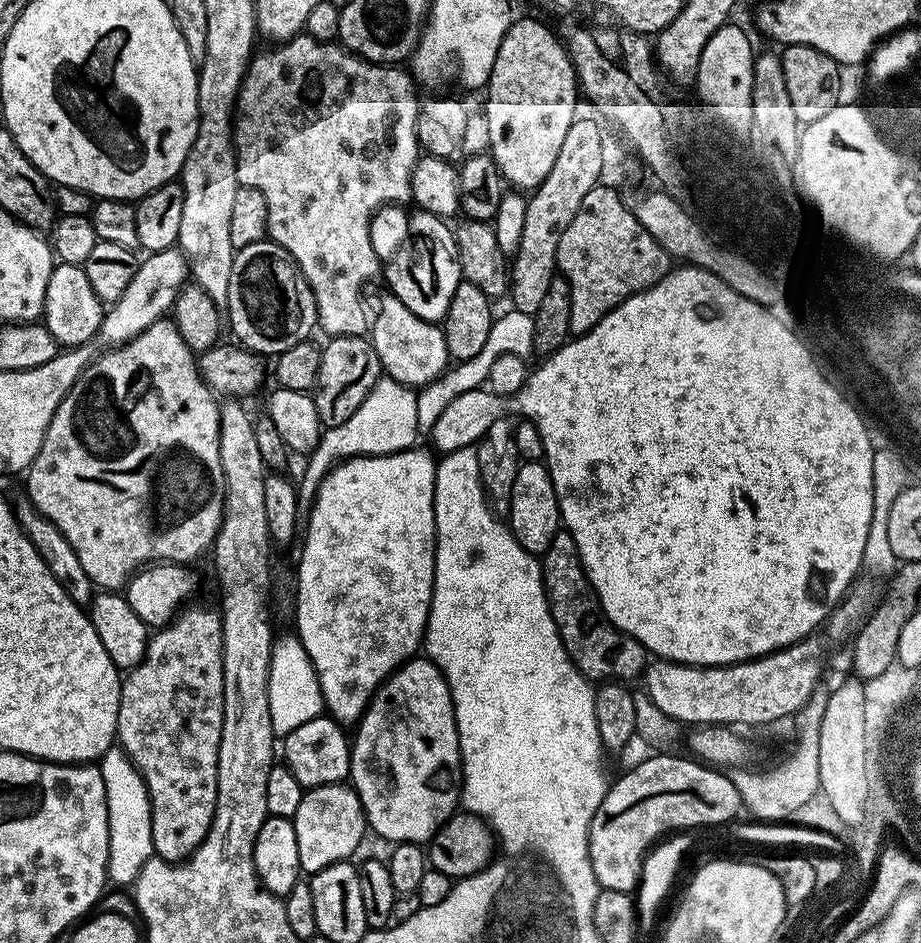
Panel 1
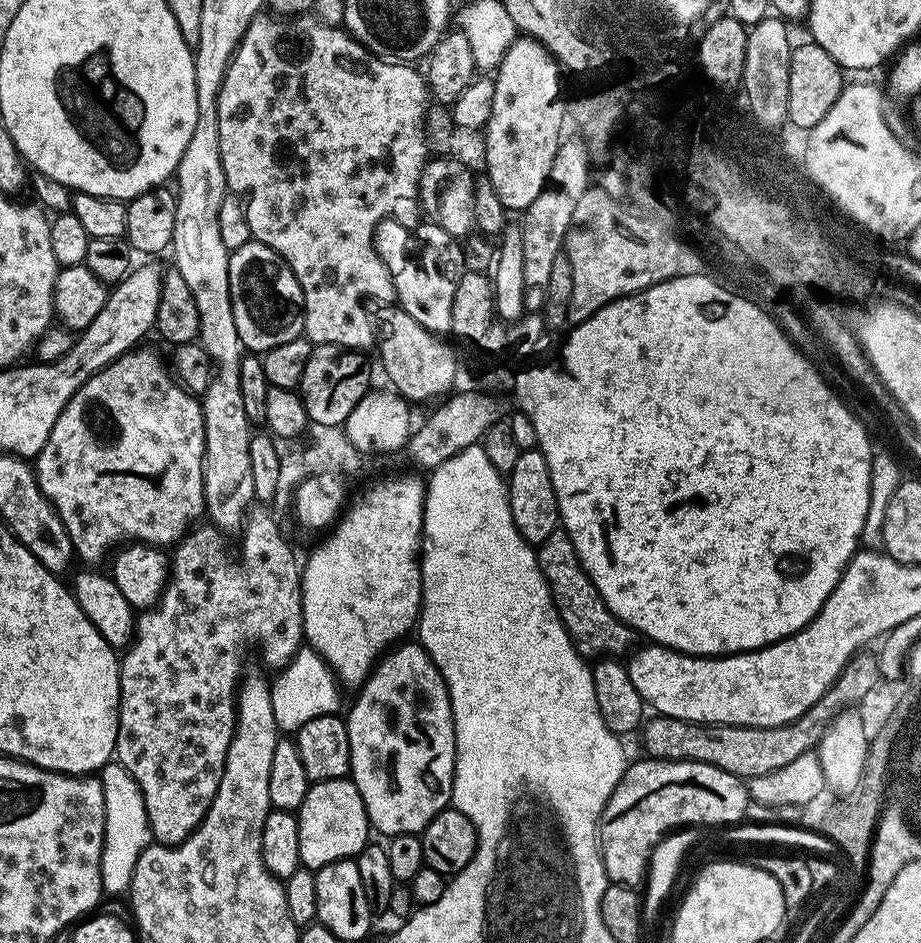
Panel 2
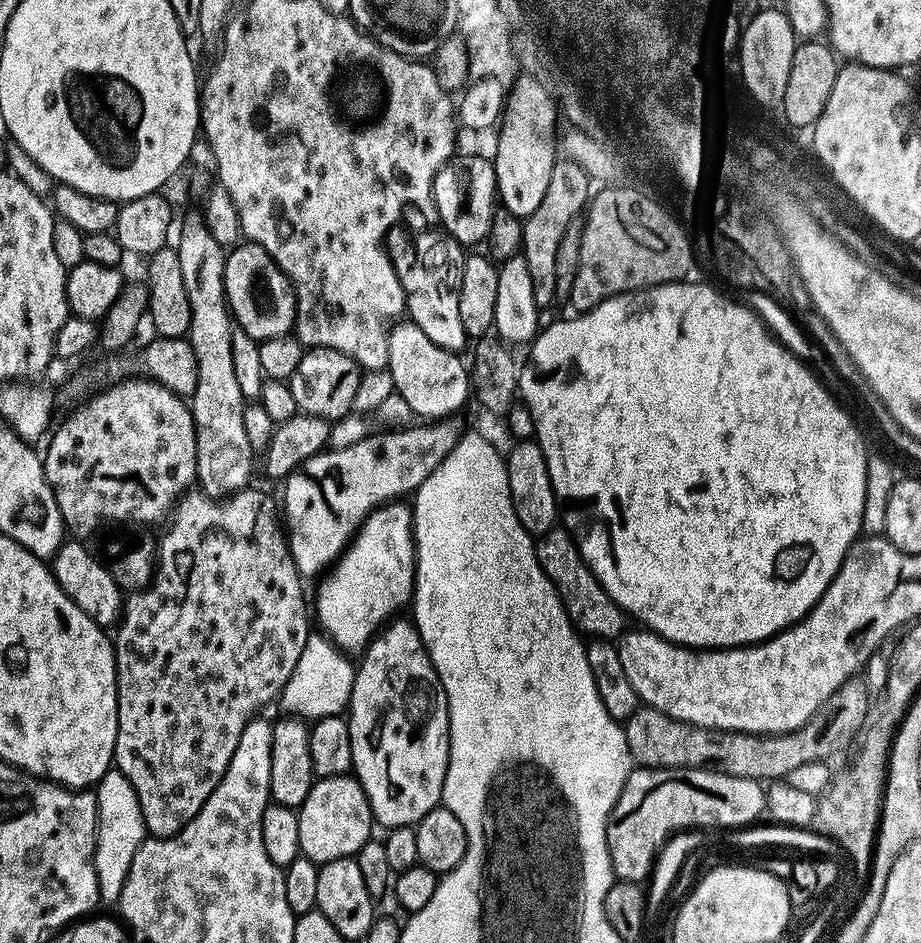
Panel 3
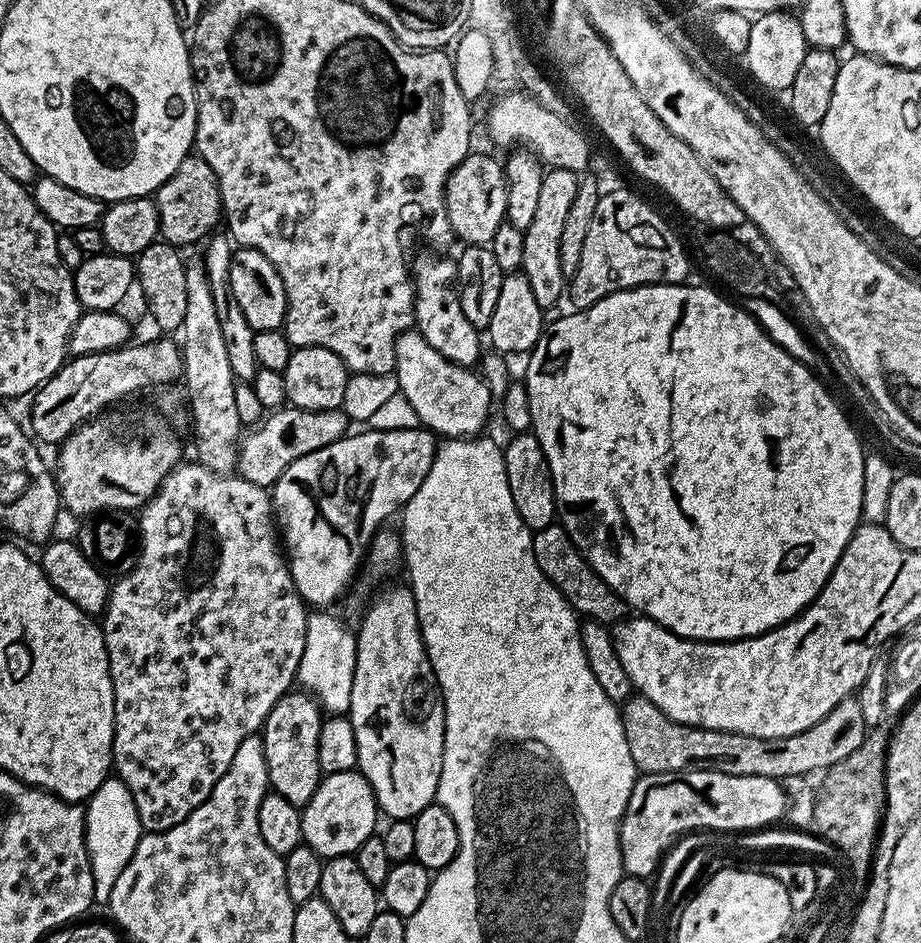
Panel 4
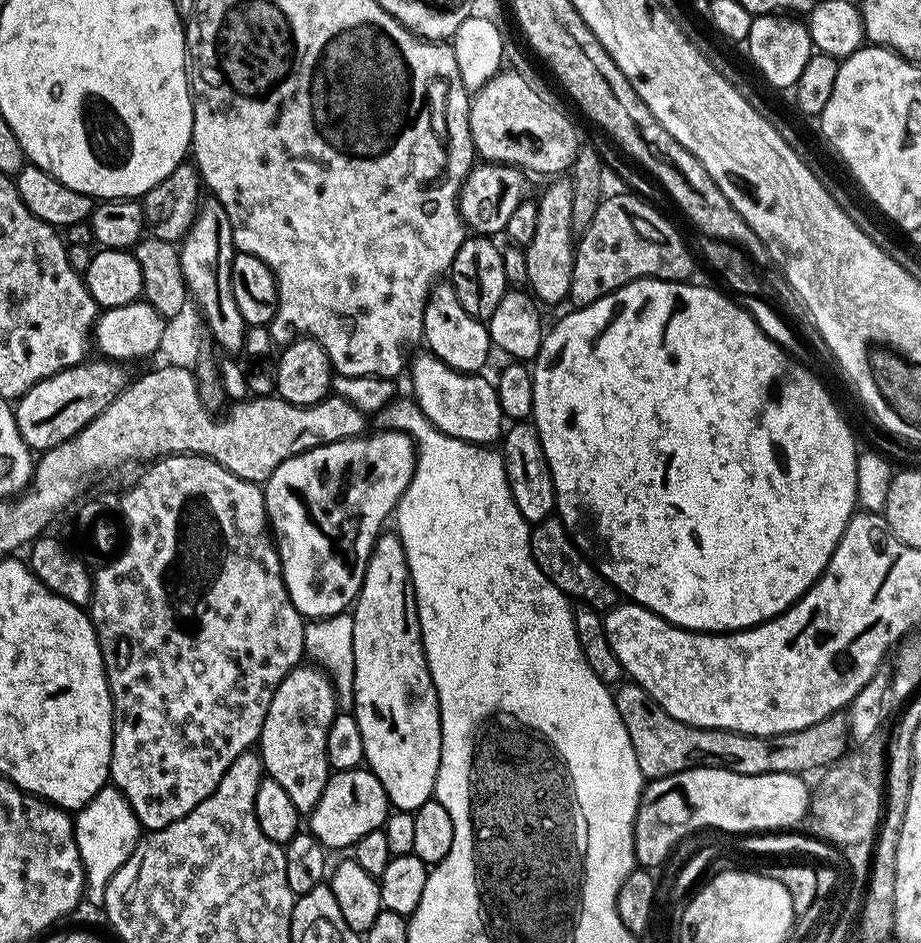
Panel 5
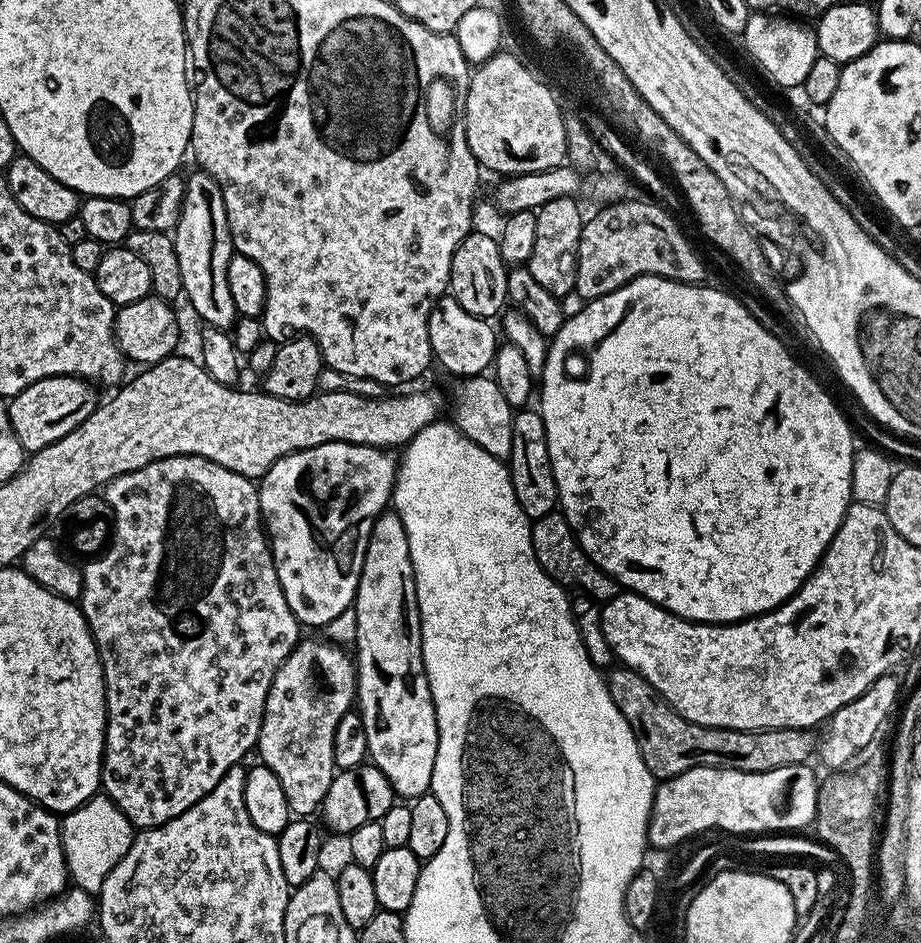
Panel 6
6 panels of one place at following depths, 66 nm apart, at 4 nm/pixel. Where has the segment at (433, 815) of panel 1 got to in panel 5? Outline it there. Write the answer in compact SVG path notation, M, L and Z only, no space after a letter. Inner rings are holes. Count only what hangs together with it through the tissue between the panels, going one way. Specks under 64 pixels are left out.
M385 531L376 538L376 545L372 547L372 553L364 571L364 581L360 587L360 593L356 595L354 607L351 609L351 612L353 612L350 612L352 622L352 673L354 674L352 704L354 705L354 715L358 722L358 730L362 730L364 758L367 767L376 775L378 782L382 782L382 786L388 795L388 803L393 809L415 813L416 809L422 807L427 800L433 799L436 790L436 775L440 765L440 747L442 746L442 738L440 737L440 703L436 697L436 687L428 669L428 655L424 652L424 639L420 636L420 619L416 609L416 595L412 589L412 571L408 568L408 559L404 553L404 543L400 541L399 535L395 531L387 532Z

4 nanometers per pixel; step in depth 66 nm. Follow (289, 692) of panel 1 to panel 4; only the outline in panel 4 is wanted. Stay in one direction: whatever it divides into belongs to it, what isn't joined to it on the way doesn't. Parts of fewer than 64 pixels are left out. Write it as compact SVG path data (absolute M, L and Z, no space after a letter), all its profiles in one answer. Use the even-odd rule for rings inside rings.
M316 610L308 617L306 626L306 650L302 650L302 662L296 671L299 687L313 697L321 709L328 714L347 714L350 710L350 690L354 690L354 632L340 620L331 616L331 611Z

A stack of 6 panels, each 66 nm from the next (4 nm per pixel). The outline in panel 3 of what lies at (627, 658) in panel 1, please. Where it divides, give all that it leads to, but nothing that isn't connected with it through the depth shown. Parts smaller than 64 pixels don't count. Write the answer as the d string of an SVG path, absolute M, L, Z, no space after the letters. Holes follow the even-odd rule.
M563 526L551 528L545 536L539 537L535 541L535 545L538 566L542 566L546 578L550 578L550 582L556 593L560 595L562 606L577 632L588 638L611 642L623 636L626 629L620 625L620 619L626 615L625 612L608 597L606 590L590 570L588 561L582 558L576 545L576 539L568 533L568 529Z

